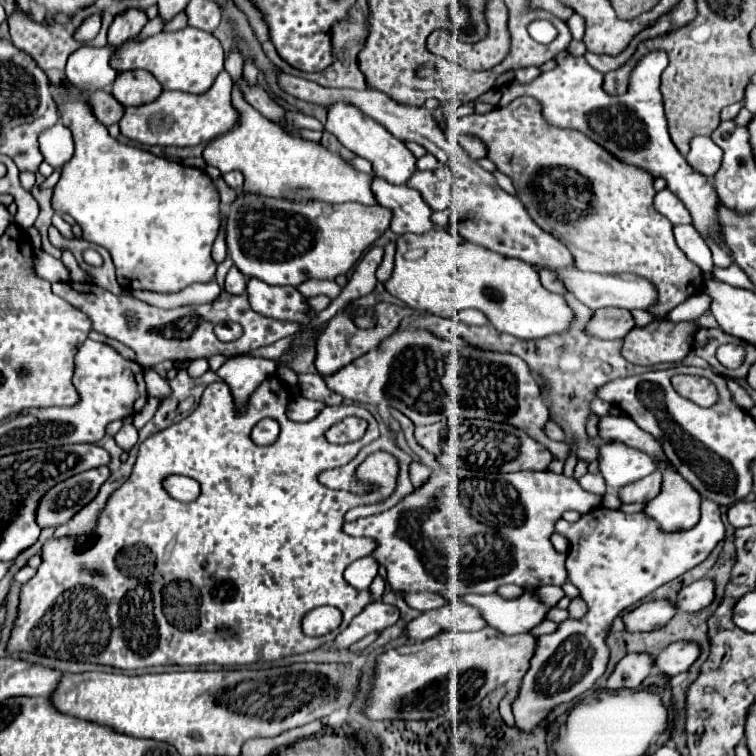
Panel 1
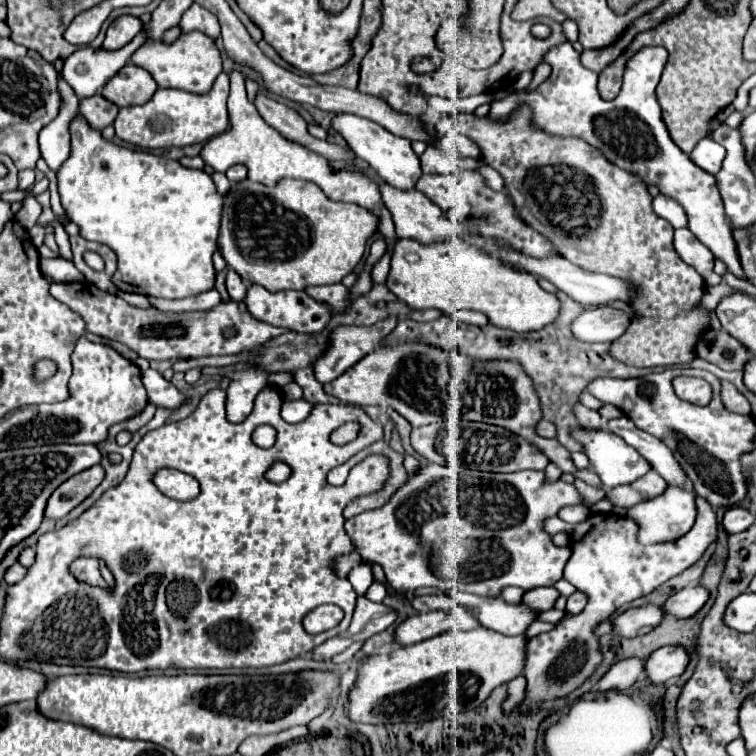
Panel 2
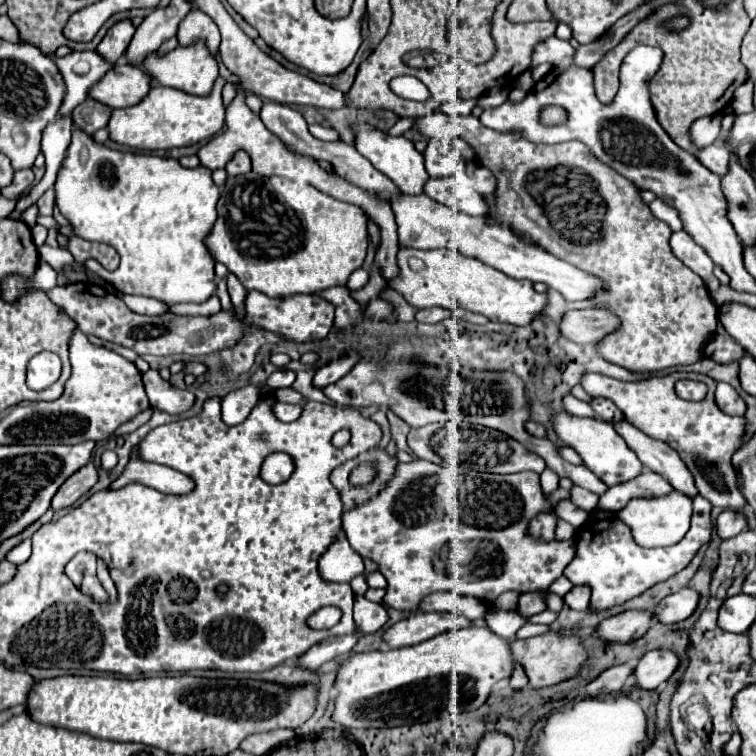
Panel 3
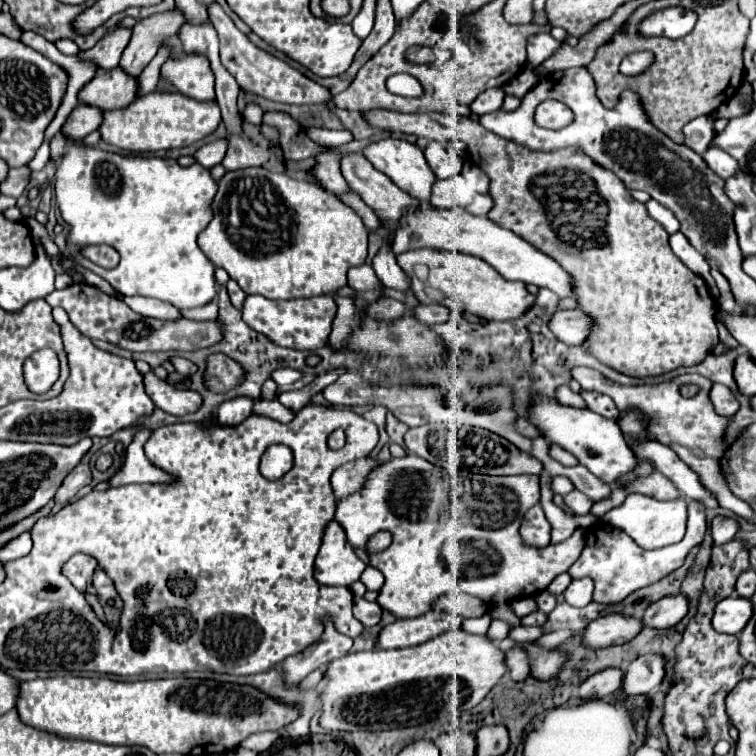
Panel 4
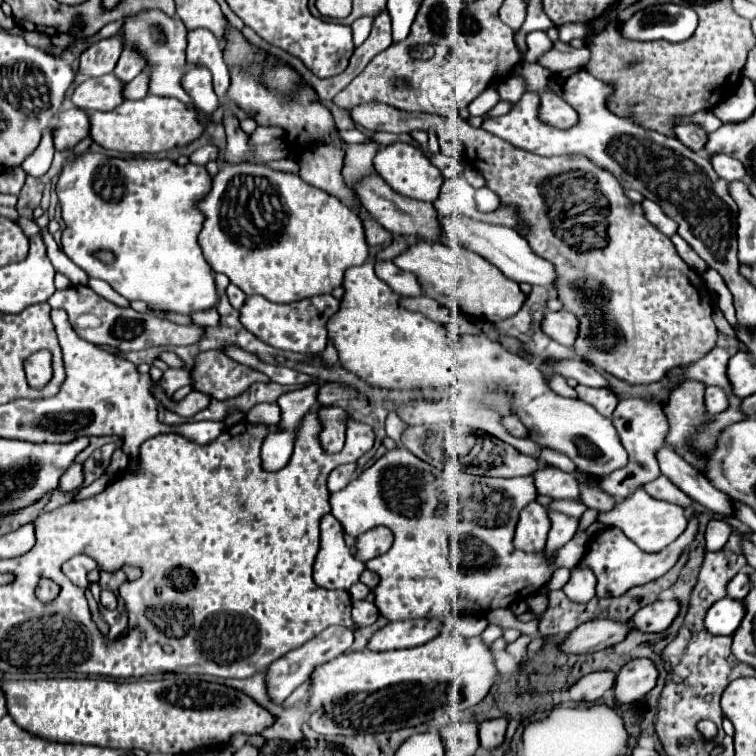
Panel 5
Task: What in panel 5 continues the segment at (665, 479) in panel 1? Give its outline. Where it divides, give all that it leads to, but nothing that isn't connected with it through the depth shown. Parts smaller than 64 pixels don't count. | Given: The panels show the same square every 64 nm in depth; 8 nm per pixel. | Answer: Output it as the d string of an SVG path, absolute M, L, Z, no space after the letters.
M642 488L636 490L632 496L628 496L626 500L616 502L616 508L612 508L612 512L602 512L598 516L598 522L602 522L604 526L620 528L644 552L660 552L686 530L684 508L680 508L678 504L654 500Z

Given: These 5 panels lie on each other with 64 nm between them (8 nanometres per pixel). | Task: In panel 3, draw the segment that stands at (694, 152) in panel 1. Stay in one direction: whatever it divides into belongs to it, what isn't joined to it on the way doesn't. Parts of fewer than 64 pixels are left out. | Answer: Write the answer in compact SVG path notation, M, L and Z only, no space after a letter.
M712 142L708 146L704 146L702 150L696 150L696 158L700 160L702 166L706 166L708 170L712 170L718 176L724 176L728 170L728 162L730 162L730 152L722 142Z

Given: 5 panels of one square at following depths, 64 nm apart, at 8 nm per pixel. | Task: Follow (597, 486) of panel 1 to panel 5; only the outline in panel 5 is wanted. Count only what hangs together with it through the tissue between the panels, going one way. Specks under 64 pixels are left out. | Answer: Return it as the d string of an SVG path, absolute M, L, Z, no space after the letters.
M556 500L550 504L550 508L564 512L568 516L574 516L574 518L580 518L586 512L586 504L582 500Z

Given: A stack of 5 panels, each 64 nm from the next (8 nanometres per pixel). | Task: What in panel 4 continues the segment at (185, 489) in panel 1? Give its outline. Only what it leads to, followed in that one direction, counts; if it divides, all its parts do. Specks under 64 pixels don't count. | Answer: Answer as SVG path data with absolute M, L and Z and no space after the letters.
M148 428L137 429L132 442L126 449L126 459L123 467L110 478L110 486L126 486L126 484L172 484L174 476L150 464L144 454L144 444L152 434Z

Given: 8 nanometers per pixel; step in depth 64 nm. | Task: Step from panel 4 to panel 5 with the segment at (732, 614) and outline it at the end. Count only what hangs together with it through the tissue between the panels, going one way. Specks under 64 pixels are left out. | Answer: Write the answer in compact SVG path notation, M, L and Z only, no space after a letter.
M726 596L708 610L704 626L710 634L732 634L740 626L742 618L744 618L744 602Z

